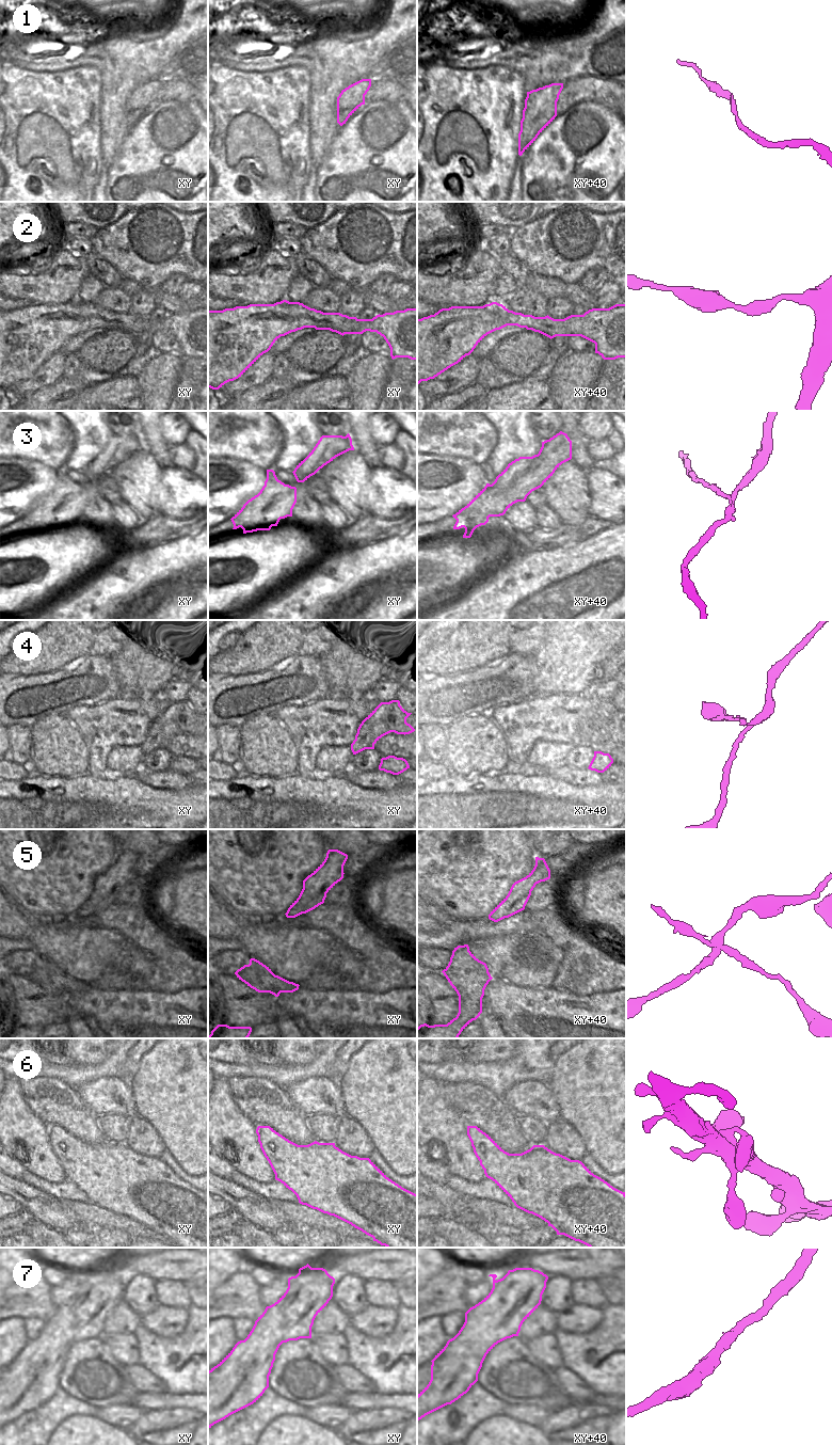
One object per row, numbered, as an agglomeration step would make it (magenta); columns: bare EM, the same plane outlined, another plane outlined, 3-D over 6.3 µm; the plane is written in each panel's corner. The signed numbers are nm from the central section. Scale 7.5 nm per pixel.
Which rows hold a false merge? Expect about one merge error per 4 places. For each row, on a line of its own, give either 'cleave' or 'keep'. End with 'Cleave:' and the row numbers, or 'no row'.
1: keep
2: keep
3: cleave
4: keep
5: cleave
6: keep
7: keep
Cleave: 3, 5

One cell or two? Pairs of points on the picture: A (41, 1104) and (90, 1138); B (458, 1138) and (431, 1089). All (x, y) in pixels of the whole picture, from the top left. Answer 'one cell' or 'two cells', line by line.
A: one cell
B: one cell

